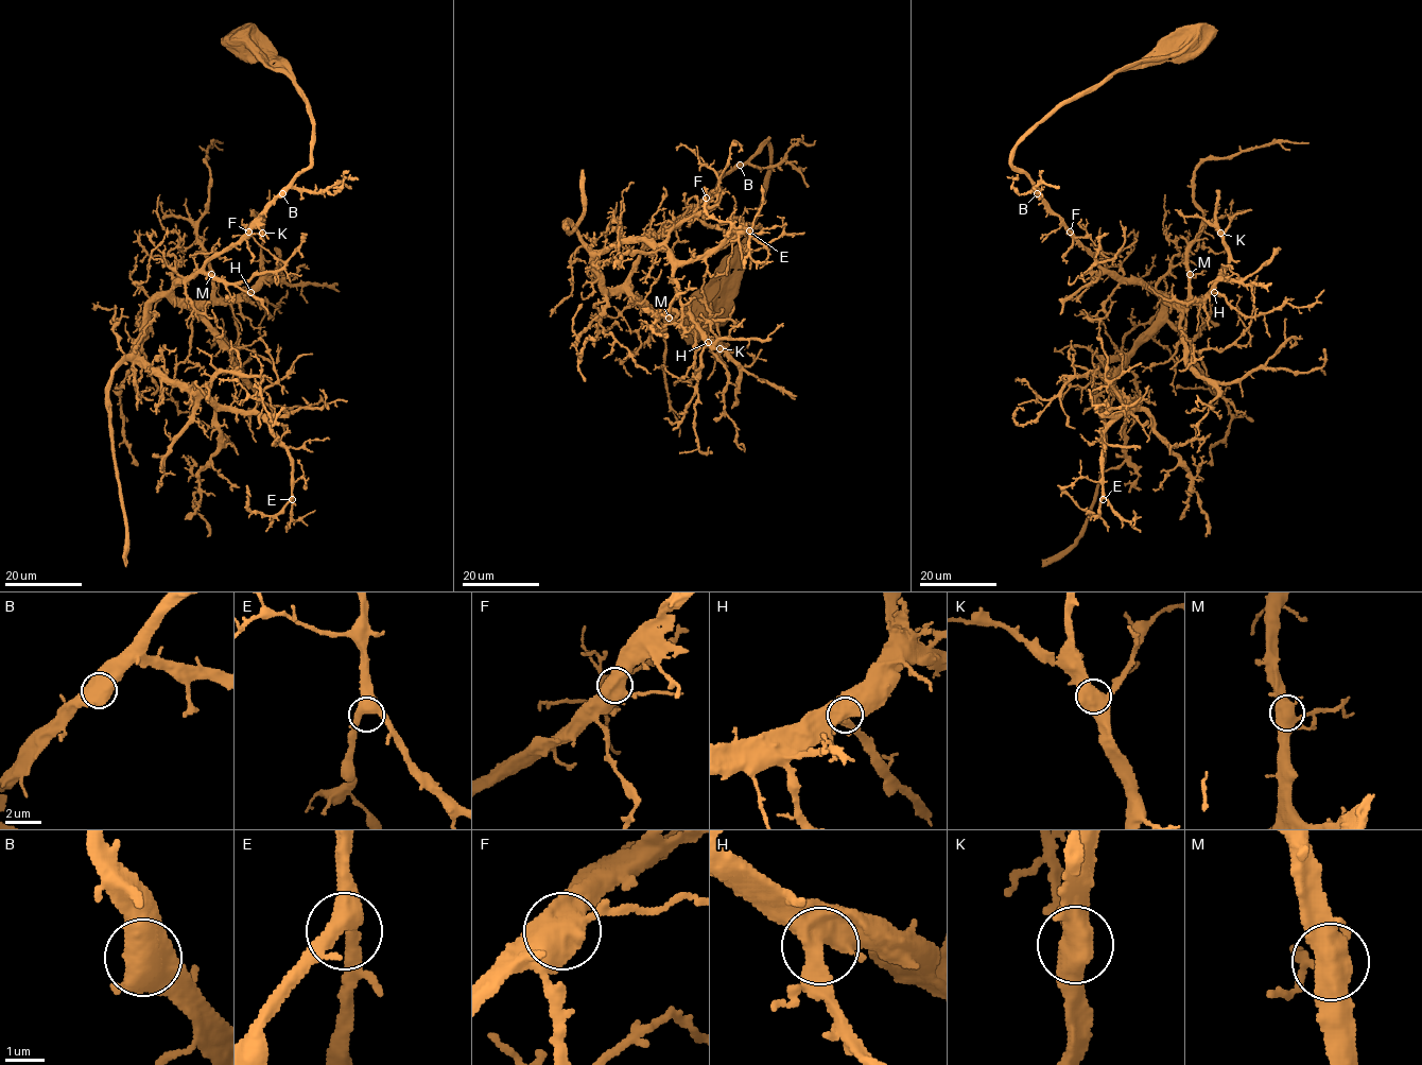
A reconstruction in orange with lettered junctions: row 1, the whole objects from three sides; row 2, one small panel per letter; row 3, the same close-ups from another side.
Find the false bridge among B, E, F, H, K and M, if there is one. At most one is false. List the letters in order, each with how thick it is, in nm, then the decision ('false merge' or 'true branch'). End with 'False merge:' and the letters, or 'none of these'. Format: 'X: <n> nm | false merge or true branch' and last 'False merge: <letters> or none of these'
B: 650 nm | true branch
E: 440 nm | true branch
F: 650 nm | true branch
H: 550 nm | true branch
K: 550 nm | true branch
M: 650 nm | true branch
False merge: none of these

